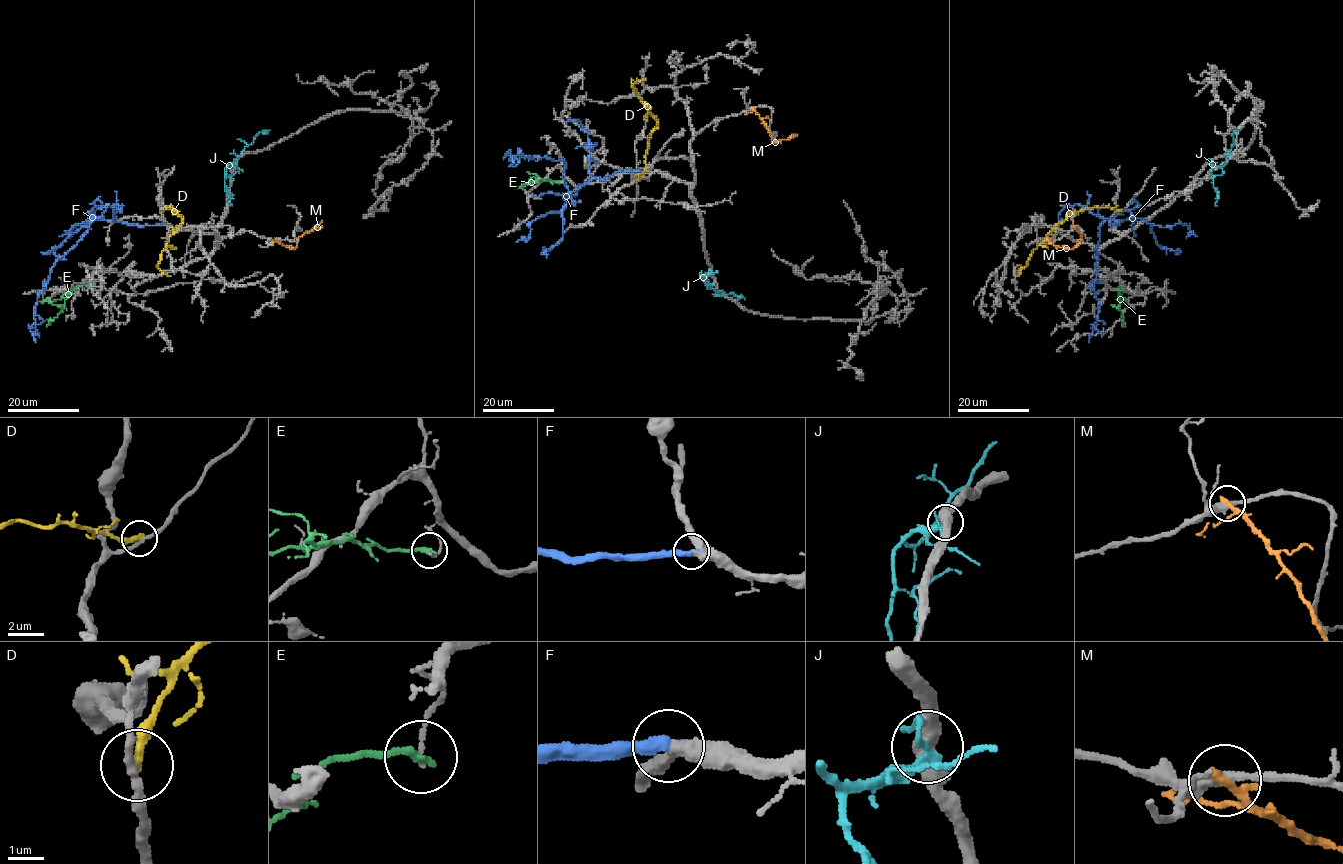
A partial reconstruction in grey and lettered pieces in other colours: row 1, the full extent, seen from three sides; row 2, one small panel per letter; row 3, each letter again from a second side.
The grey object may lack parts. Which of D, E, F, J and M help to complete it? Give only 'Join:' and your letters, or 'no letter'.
Join: F

